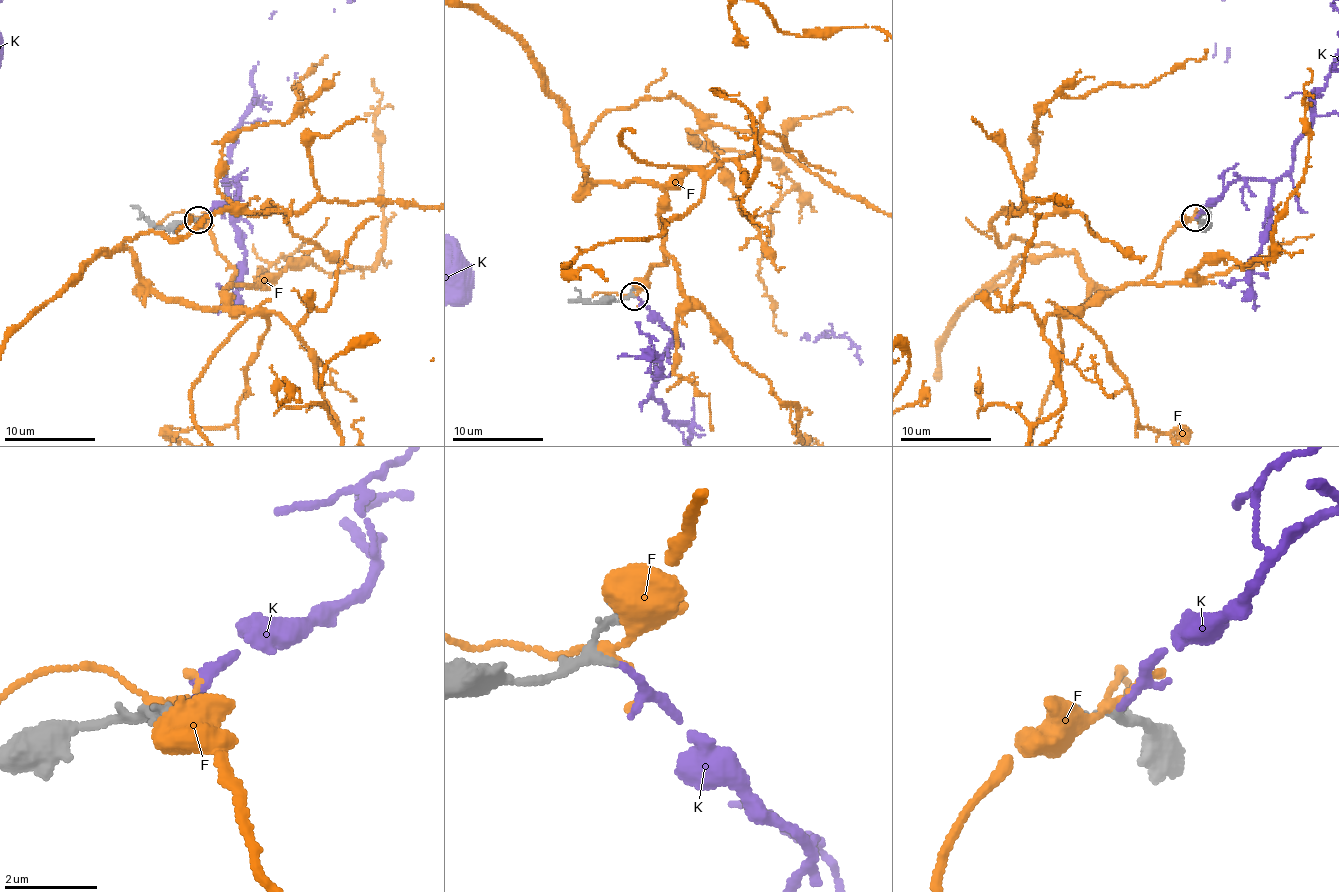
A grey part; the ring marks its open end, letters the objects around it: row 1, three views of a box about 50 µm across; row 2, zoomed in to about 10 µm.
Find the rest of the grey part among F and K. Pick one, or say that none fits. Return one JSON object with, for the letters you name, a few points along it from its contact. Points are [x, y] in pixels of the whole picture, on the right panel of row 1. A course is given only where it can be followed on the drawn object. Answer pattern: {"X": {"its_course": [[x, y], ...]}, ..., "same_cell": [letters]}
{"same_cell": ["K"]}

